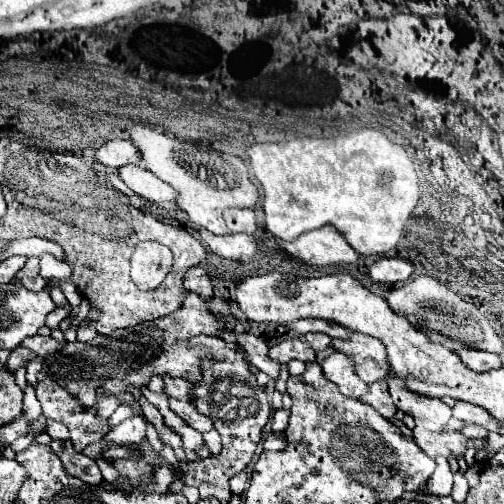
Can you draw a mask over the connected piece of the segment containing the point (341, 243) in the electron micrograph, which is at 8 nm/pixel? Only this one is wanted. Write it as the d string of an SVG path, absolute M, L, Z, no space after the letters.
M319 227L299 235L299 239L279 245L295 259L309 265L347 265L357 263L359 253L347 243L347 239L335 227Z

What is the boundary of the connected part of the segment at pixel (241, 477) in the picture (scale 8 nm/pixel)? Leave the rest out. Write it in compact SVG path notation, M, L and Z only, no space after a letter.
M245 471L237 474L235 477L230 479L230 488L232 495L241 495L246 488L248 476Z

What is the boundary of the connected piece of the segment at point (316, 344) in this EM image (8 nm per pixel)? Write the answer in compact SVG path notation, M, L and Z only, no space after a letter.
M307 333L305 339L307 339L307 343L309 343L315 351L325 349L325 347L331 345L331 337L329 337L329 335L323 335L323 333Z

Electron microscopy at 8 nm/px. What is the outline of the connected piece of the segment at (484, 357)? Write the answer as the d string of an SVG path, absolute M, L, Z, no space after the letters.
M461 349L461 351L457 351L457 355L461 357L461 361L463 361L469 369L473 369L473 371L477 371L477 373L485 373L485 371L491 371L491 369L499 369L499 367L503 367L499 355L495 355L495 353Z

